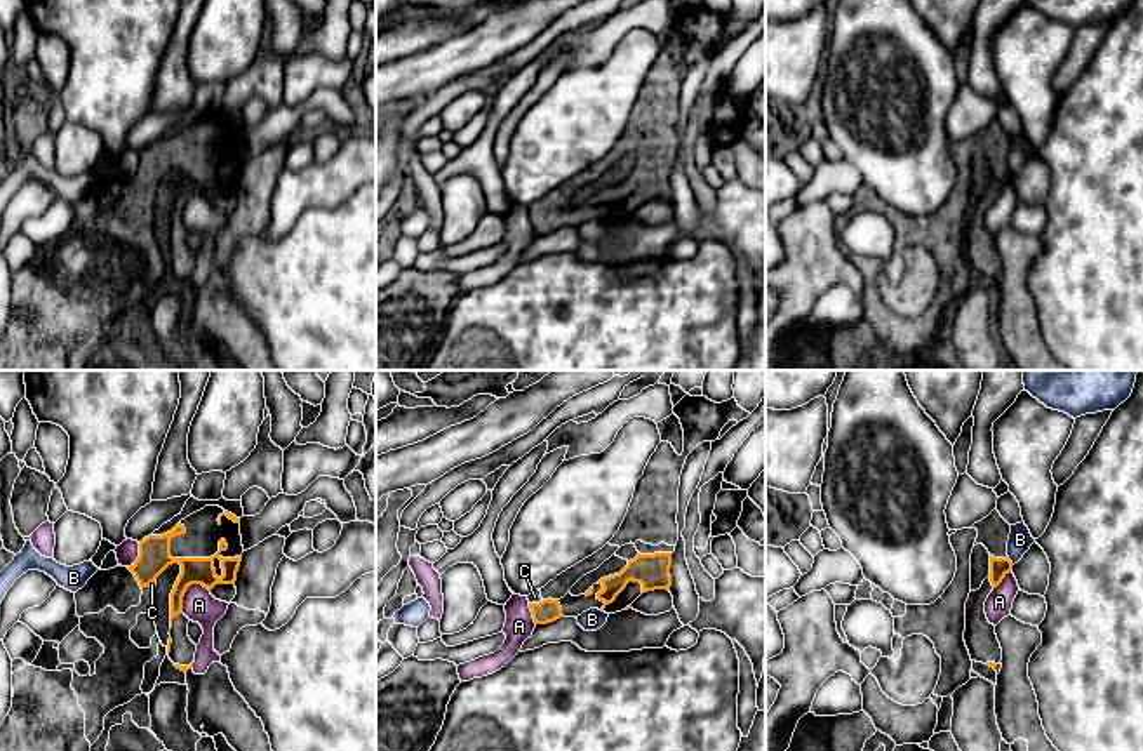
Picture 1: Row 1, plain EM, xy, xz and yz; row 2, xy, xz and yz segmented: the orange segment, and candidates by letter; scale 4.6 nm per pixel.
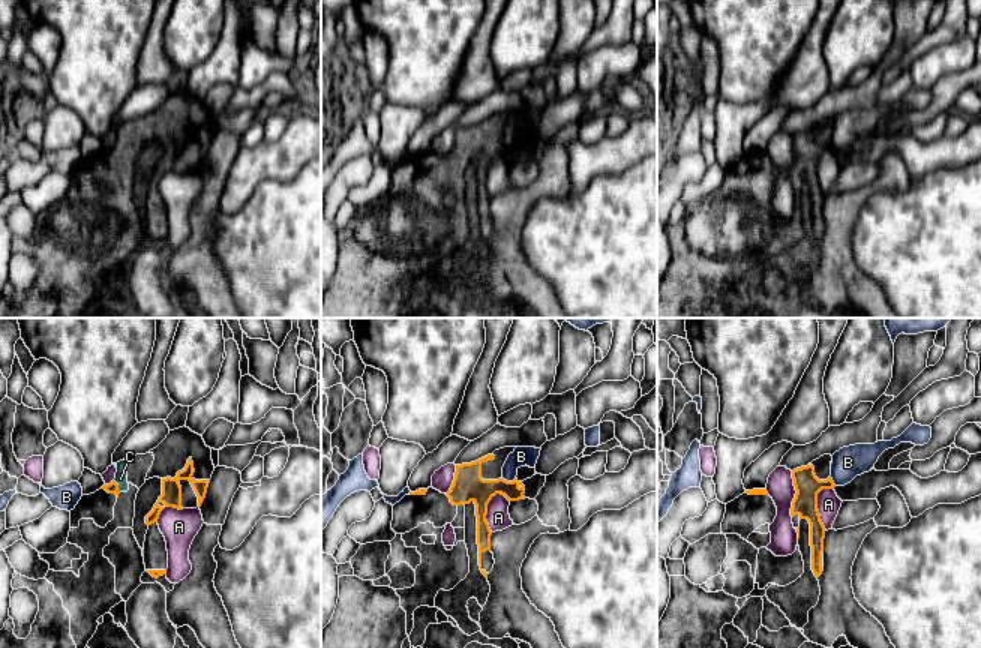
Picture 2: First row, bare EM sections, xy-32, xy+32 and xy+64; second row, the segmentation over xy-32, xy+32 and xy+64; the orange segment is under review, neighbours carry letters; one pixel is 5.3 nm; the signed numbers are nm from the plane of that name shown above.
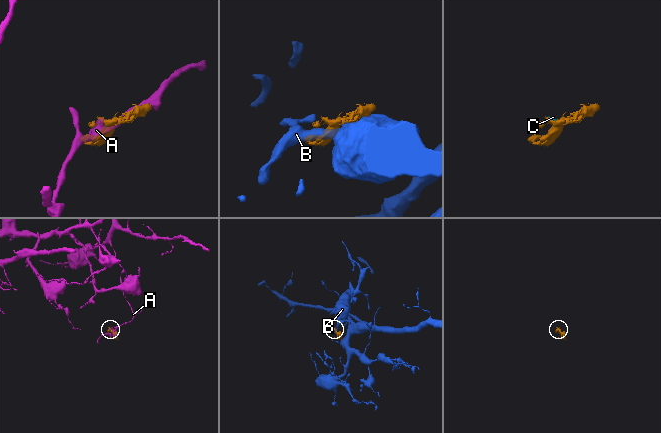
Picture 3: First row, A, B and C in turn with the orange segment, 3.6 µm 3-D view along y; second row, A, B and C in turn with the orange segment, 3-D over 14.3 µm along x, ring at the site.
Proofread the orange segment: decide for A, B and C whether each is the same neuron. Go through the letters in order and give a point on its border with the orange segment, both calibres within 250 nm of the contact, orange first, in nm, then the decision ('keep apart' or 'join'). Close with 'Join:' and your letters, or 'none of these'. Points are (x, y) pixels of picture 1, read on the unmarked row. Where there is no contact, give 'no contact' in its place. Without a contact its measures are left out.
A: xy (187, 199) | 150/160 nm | keep apart
B: yz (1009, 171) | 90/110 nm | keep apart
C: xz (536, 214) | 110/60 nm | join
Join: C

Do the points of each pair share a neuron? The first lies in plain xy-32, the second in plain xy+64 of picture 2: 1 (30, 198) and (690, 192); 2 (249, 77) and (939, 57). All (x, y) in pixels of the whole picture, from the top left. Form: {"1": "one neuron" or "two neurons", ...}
{"1": "one neuron", "2": "one neuron"}

